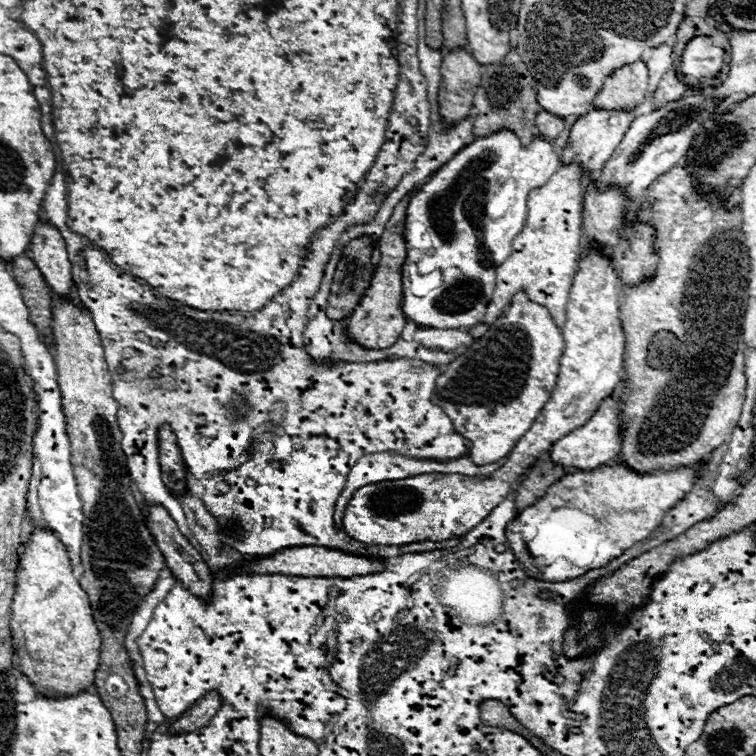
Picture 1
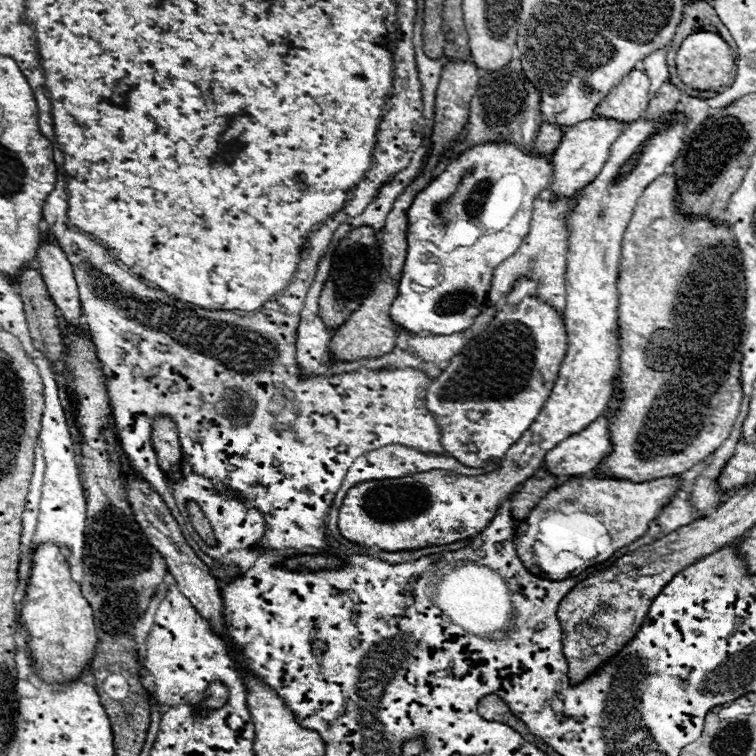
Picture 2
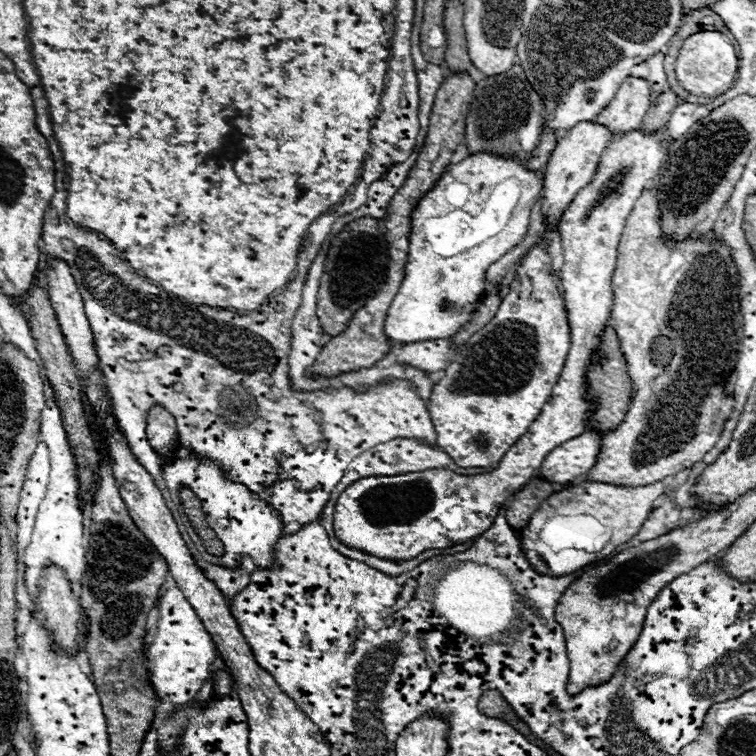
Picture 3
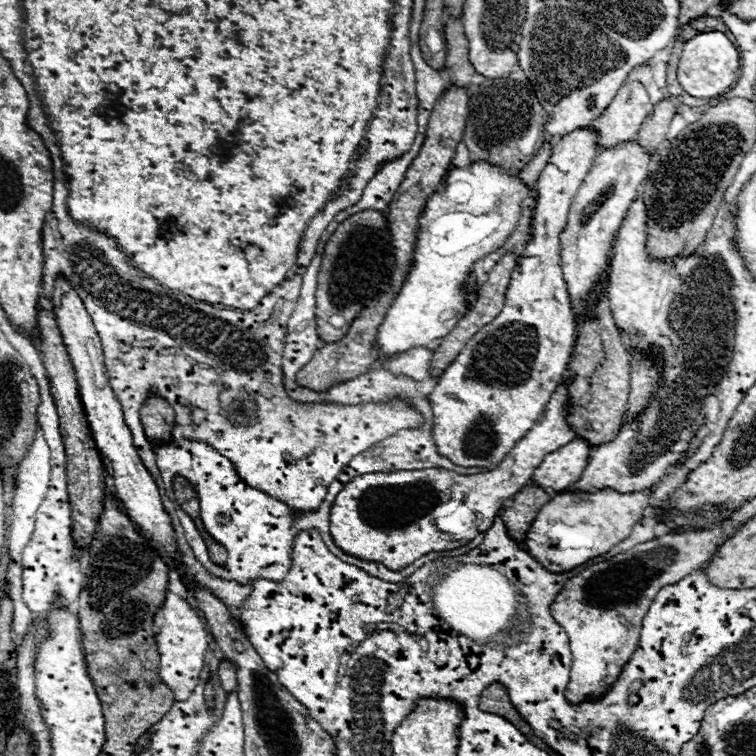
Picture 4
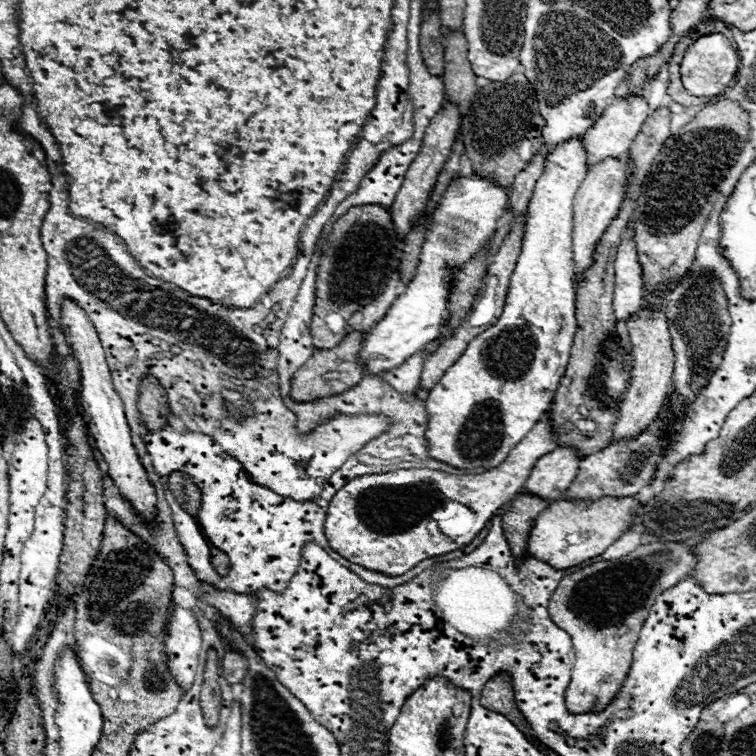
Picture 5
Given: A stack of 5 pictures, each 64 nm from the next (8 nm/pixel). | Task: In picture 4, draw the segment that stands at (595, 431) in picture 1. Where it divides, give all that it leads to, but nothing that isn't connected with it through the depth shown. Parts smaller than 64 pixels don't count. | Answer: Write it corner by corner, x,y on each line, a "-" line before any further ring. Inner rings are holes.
576,438
566,446
550,452
542,458
540,466
532,474
532,482
542,490
554,490
554,494
566,492
582,474
590,456
588,442

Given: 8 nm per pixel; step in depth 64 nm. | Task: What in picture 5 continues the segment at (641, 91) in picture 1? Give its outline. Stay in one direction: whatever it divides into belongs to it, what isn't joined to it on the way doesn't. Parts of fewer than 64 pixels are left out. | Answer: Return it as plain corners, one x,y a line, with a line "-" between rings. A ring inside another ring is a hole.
642,96
616,98
602,112
602,116
598,118
598,122
594,122
594,126
586,132
586,136
582,140
584,150
586,150
586,158
588,158
588,162
586,162
588,170
592,166
596,166
598,162
604,162
606,158
622,158
630,150
630,146
632,146
634,138
638,136
638,132
640,132
644,120
648,118
648,114
650,114
650,110
648,110
648,104
644,102

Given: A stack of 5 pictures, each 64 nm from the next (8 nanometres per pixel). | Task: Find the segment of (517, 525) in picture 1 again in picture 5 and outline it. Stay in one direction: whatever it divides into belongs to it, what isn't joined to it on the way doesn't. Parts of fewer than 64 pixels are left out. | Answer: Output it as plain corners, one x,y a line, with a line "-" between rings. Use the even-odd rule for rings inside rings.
606,498
598,502
552,502
538,518
528,538
528,556
548,562
554,568
572,568
588,558
600,556
614,540
618,540
632,524
632,510
638,506
636,498

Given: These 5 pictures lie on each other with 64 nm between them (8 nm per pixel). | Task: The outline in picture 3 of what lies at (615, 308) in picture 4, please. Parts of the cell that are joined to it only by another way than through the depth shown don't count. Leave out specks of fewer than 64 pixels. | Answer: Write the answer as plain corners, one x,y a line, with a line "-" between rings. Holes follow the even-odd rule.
656,188
652,190
644,190
642,196
636,200
622,236
620,236
620,244
618,244
618,258
616,258
616,268
612,274
612,294
614,294
614,304
612,304
612,318
610,324
614,326
620,344
622,344
622,352
626,356
628,362
628,372
632,378
632,402
630,402
630,410
626,412
624,422
610,434
604,436
602,446
600,446
600,454
596,464
586,472
584,480
586,482
602,482
602,484
612,484
612,486
626,486
626,488
638,488
638,486
646,486
646,484
654,484
658,480
664,480
670,474
676,474
688,466
692,466
694,462
698,462
718,440
724,420
726,416
732,412
732,398
724,394
724,384
730,376
732,370
732,360
736,358
738,352
738,272
736,266
732,262
732,256
728,252
728,248
724,248
722,244
716,242
702,242
702,240
686,240
680,242
678,246
672,244
664,244
660,240
660,226
658,226
658,218
660,218
660,206
658,206
658,192

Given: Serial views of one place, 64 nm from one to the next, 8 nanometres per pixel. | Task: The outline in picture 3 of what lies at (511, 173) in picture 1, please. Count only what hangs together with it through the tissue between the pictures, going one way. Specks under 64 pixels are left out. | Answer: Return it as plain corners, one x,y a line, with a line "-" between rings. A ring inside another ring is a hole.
476,154
468,156
460,164
450,166
436,182
436,186
418,202
418,208
412,214
406,276
394,302
388,308
388,316
384,322
386,340
390,344
412,344
448,338
458,332
458,328
470,320
472,312
480,304
486,288
486,268
524,238
530,208
540,198
540,192
542,176
536,172
528,172
526,164
520,164
514,158
504,160
490,154

